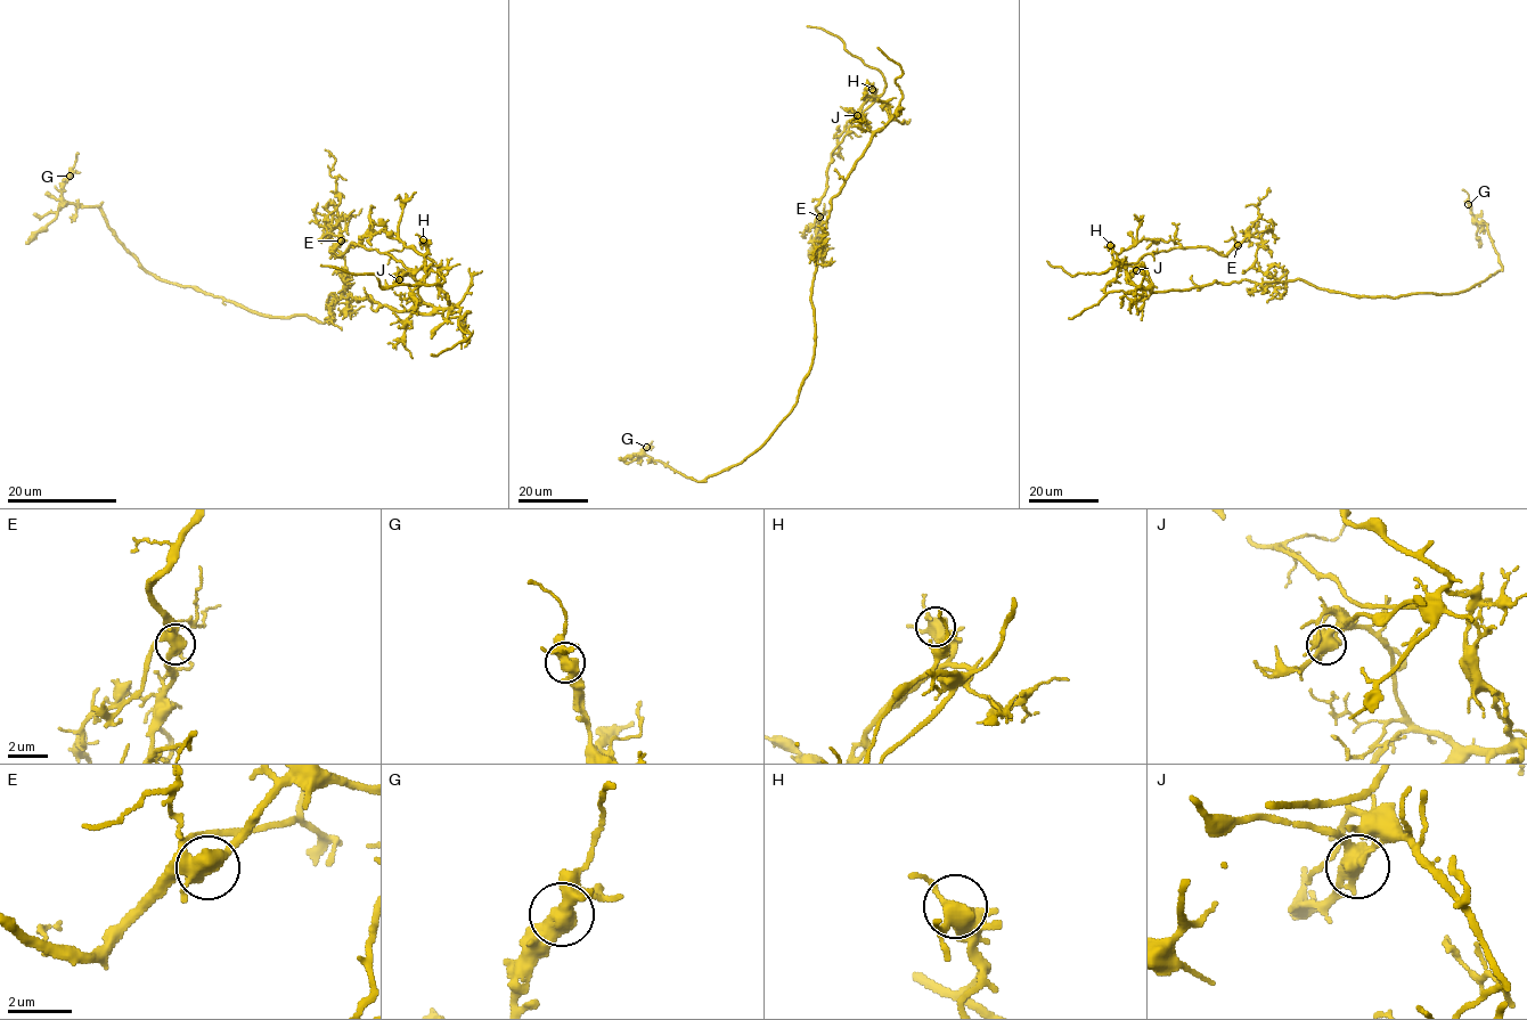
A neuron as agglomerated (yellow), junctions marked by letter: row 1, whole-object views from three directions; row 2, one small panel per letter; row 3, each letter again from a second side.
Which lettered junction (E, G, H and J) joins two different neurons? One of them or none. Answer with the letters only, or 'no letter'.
J

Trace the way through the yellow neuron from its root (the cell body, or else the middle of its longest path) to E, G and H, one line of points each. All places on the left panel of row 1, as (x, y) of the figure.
E: (334, 294), (369, 298), (398, 311), (432, 310), (393, 256), (359, 244), (337, 256), (334, 250), (341, 241)
G: (334, 294), (327, 304), (333, 320), (319, 321), (262, 317), (161, 280), (98, 206), (63, 197), (70, 176)
H: (334, 294), (369, 298), (398, 311), (444, 310), (441, 270), (425, 254), (423, 239)

